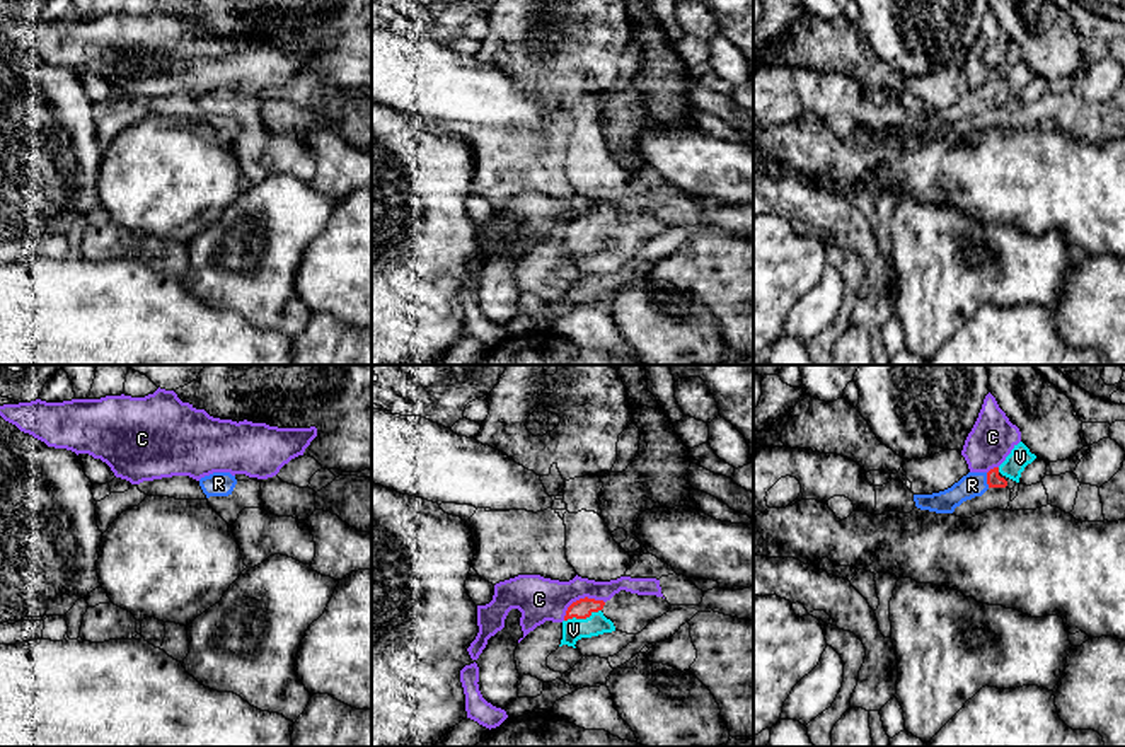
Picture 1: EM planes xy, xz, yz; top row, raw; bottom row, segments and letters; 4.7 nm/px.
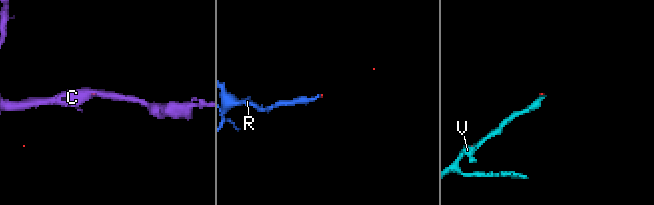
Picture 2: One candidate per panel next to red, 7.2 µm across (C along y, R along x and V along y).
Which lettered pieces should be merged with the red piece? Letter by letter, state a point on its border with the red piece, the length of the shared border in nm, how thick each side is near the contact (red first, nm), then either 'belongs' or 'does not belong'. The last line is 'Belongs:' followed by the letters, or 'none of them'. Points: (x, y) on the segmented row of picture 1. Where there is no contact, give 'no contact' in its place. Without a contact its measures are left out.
C: xz (580, 599) | 220 nm | 90/220 nm | does not belong
R: yz (987, 480) | 70 nm | 70/120 nm | belongs
V: xz (582, 618) | 190 nm | 90/110 nm | belongs
Belongs: R, V

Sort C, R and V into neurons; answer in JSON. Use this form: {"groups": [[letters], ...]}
{"groups": [["C"], ["R", "V"]]}

